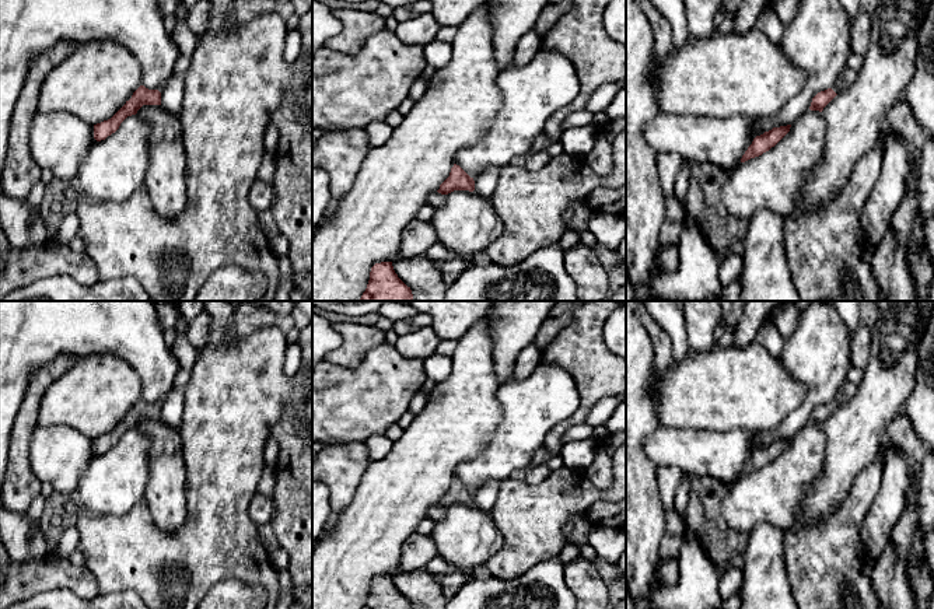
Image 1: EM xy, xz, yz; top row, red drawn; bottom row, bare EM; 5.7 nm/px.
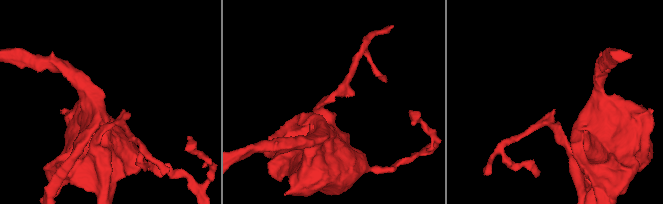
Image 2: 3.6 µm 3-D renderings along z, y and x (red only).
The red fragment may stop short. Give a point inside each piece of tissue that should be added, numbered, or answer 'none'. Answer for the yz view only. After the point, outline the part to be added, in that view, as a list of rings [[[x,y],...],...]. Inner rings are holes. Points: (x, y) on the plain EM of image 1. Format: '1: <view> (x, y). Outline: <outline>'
1: yz (847, 389). Outline: [[[844,381],[842,384],[840,389],[836,392],[835,398],[832,399],[832,403],[836,407],[843,406],[844,403],[847,403],[856,395],[856,391],[857,391],[856,384]]]

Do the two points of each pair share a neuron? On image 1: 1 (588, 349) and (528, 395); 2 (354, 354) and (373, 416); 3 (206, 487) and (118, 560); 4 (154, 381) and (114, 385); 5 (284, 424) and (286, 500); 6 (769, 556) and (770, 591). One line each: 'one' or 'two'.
1: two
2: two
3: one
4: two
5: one
6: one

